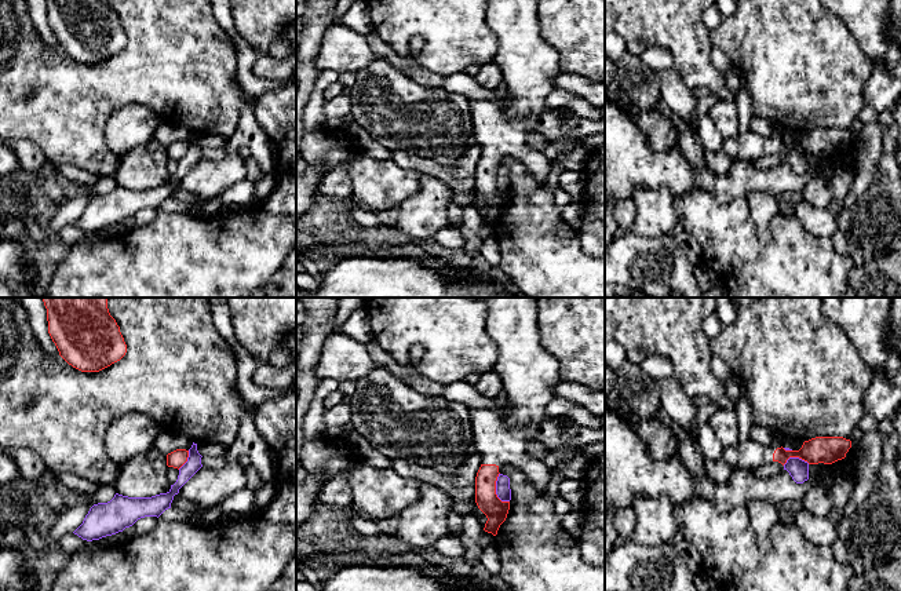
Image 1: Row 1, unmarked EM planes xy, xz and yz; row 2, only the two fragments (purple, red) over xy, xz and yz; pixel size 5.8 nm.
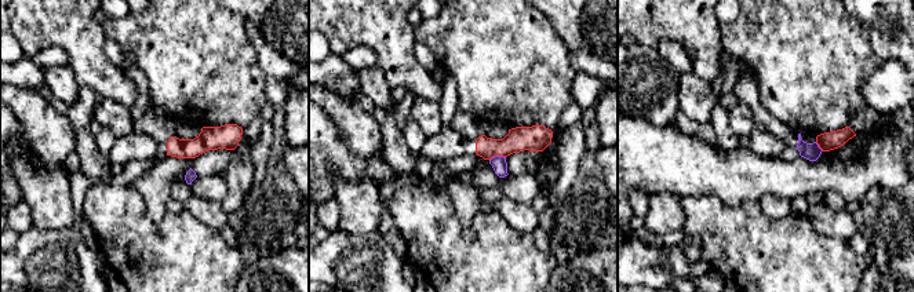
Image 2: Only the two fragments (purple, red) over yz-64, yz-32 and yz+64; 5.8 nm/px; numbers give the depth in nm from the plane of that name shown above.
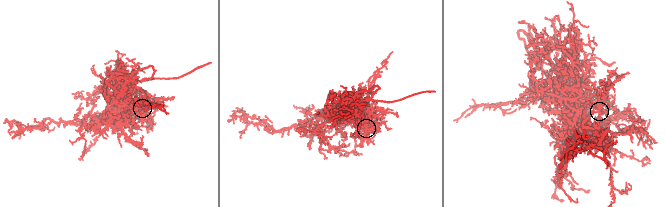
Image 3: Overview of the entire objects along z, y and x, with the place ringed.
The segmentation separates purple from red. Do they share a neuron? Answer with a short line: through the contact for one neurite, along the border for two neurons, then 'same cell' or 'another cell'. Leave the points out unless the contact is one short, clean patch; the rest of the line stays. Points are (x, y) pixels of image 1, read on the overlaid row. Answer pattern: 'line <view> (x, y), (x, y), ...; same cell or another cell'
line xz (499, 473), (496, 493), (502, 500), (509, 502); another cell

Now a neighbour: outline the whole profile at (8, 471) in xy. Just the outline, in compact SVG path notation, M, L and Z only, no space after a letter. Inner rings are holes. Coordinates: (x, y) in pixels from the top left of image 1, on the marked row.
M8 453L0 455L0 484L8 484L21 477L15 462Z

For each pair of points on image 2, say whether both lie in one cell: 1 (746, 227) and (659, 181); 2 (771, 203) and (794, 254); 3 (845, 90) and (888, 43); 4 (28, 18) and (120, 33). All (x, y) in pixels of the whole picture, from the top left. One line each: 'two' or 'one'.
1: two
2: two
3: two
4: two

